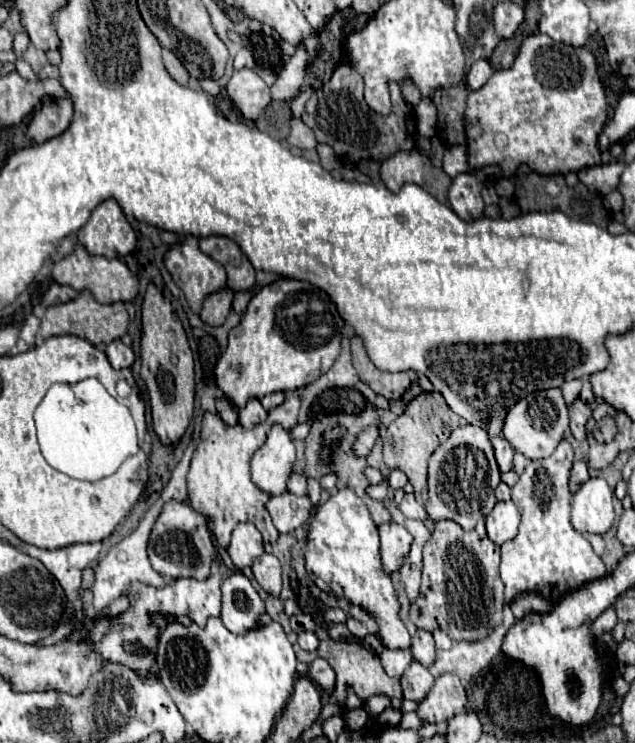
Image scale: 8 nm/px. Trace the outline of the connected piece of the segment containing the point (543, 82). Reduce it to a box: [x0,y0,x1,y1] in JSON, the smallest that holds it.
[465,33,605,175]

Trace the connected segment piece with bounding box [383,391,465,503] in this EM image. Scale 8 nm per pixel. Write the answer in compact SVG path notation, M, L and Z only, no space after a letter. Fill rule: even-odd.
M439 391L421 393L417 395L389 427L387 435L383 437L383 457L387 467L401 469L409 477L409 483L415 487L415 497L419 503L427 501L427 461L433 455L433 451L447 441L451 431L459 425L465 425L465 421L455 415L449 405L445 403L443 395Z

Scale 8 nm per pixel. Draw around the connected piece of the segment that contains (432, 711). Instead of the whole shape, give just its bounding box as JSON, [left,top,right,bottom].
[417,673,467,725]

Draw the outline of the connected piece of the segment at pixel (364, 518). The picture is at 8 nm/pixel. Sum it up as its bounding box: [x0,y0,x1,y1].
[305,489,411,649]

